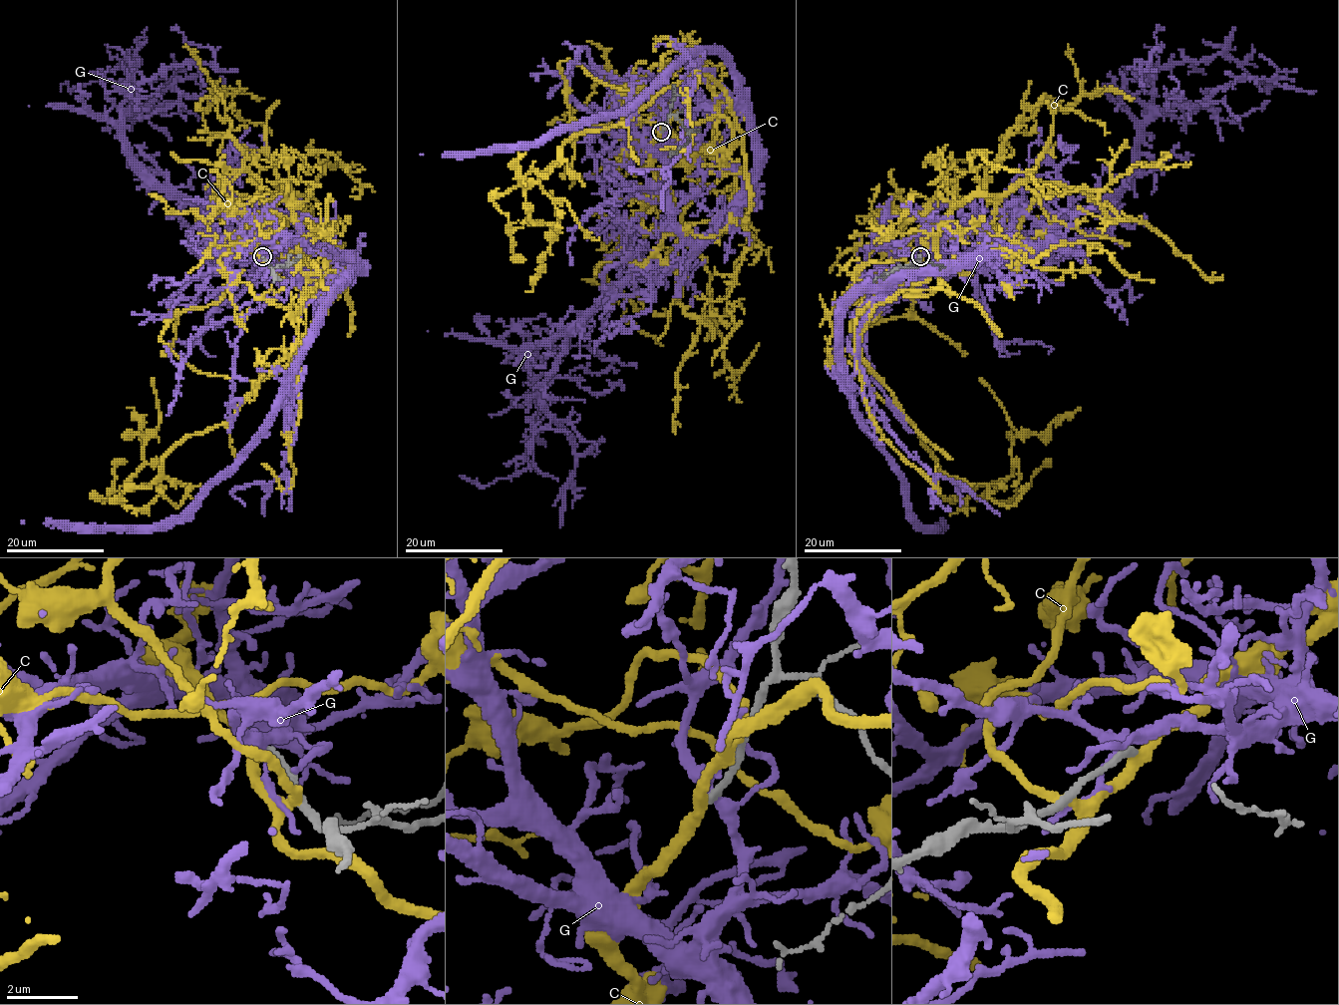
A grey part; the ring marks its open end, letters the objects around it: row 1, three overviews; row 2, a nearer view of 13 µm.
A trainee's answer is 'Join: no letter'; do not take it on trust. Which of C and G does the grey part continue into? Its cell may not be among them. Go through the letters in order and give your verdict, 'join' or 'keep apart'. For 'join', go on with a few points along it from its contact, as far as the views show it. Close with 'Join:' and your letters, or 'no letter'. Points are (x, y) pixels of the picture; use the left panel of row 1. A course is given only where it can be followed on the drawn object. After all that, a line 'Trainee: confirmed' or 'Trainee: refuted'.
C: keep apart
G: keep apart
Join: no letter
Trainee: confirmed

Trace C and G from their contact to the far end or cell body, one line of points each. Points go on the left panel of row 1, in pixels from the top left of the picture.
C: (262, 257), (302, 291), (344, 290), (294, 356), (178, 443), (147, 488), (127, 484), (153, 435), (126, 407)
G: (263, 255), (337, 251), (355, 267), (270, 424), (158, 523), (20, 522)

